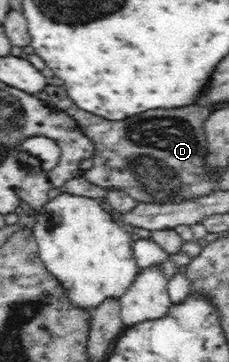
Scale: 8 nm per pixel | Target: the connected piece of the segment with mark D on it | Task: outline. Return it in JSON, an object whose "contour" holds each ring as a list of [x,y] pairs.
{"contour":[[[47,85],[45,87],[47,95],[53,107],[57,111],[69,114],[79,127],[83,129],[83,134],[93,142],[94,151],[91,156],[92,165],[87,170],[83,170],[83,177],[94,186],[124,191],[130,194],[138,202],[158,204],[158,203],[178,203],[179,200],[195,199],[195,197],[209,195],[213,192],[213,183],[203,177],[203,171],[199,165],[205,165],[207,157],[207,141],[205,134],[205,121],[210,116],[211,111],[203,105],[193,105],[185,109],[173,109],[173,111],[147,111],[139,113],[135,117],[129,117],[125,121],[111,121],[104,117],[93,115],[82,111],[75,105],[68,96],[64,86]]]}

